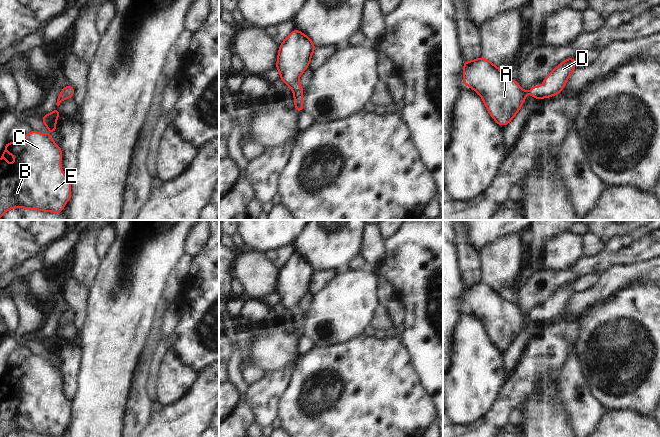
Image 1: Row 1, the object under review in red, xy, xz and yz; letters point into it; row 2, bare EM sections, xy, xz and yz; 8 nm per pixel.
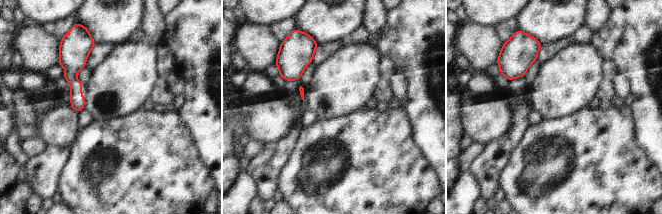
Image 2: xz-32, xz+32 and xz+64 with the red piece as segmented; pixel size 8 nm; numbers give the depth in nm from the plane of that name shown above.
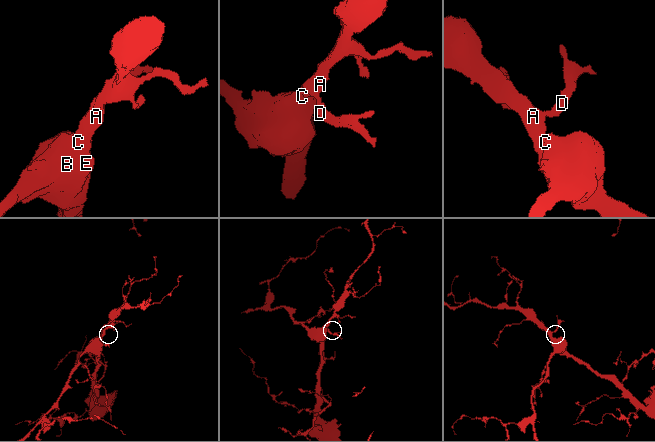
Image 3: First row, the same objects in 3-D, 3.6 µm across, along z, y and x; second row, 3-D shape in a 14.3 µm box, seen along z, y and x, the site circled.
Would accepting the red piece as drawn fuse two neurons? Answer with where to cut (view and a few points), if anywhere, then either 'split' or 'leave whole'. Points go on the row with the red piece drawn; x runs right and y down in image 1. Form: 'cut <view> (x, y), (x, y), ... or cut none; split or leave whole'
cut none; leave whole

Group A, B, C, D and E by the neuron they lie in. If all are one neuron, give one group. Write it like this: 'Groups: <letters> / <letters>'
Groups: A B C D E

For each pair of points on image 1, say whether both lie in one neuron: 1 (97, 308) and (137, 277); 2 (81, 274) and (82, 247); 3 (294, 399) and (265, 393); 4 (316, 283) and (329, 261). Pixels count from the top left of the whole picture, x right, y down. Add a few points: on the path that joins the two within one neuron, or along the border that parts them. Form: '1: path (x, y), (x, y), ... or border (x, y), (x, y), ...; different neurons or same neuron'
1: path (108, 308), (130, 288); same neuron
2: path (82, 267), (82, 254); same neuron
3: border (290, 374), (288, 384), (279, 399), (276, 416); different neurons
4: border (336, 269), (318, 269), (315, 271); different neurons

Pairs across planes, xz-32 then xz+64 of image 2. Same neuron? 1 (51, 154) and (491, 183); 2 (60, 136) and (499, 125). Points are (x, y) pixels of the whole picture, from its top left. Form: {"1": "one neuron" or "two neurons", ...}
{"1": "one neuron", "2": "one neuron"}

